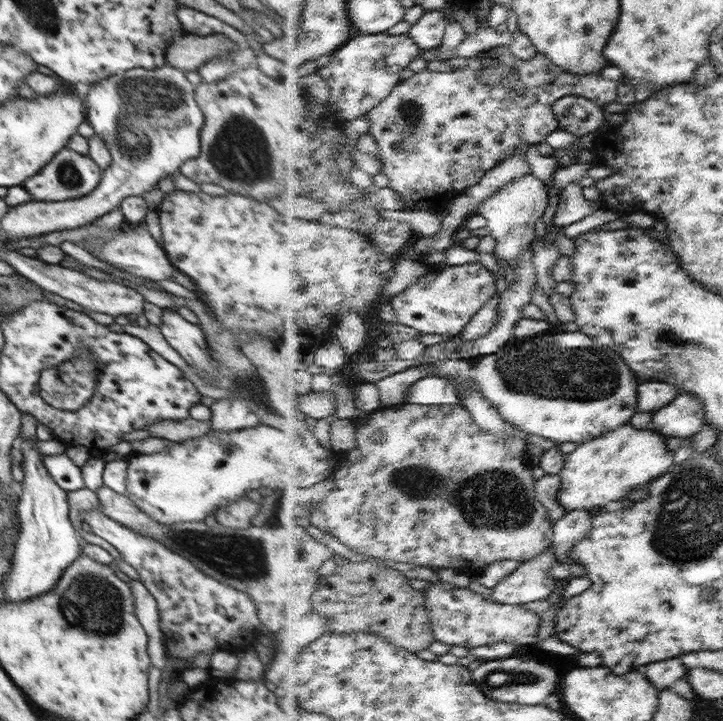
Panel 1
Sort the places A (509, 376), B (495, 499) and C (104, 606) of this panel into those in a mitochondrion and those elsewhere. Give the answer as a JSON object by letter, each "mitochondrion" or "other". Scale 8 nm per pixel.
{"A":"mitochondrion","B":"mitochondrion","C":"mitochondrion"}

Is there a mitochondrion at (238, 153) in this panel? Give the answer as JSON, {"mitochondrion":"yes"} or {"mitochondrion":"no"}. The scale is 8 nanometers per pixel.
{"mitochondrion":"yes"}

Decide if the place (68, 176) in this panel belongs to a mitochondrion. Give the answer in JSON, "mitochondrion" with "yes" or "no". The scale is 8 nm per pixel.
{"mitochondrion":"yes"}

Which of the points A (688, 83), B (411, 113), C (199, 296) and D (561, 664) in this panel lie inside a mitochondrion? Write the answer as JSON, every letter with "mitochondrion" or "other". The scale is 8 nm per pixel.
{"A":"other","B":"mitochondrion","C":"other","D":"other"}

